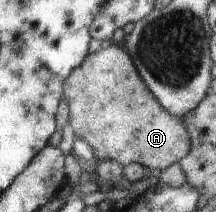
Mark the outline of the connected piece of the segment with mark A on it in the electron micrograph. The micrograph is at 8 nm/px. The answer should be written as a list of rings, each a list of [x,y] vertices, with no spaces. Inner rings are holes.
[[[119,43],[89,53],[82,65],[65,79],[64,95],[69,105],[69,124],[75,135],[92,147],[98,159],[112,159],[122,167],[137,163],[151,170],[165,170],[174,161],[188,156],[192,149],[192,140],[188,139],[183,121],[160,107],[136,73],[128,50]],[[118,91],[122,109],[126,111],[118,111]]]

